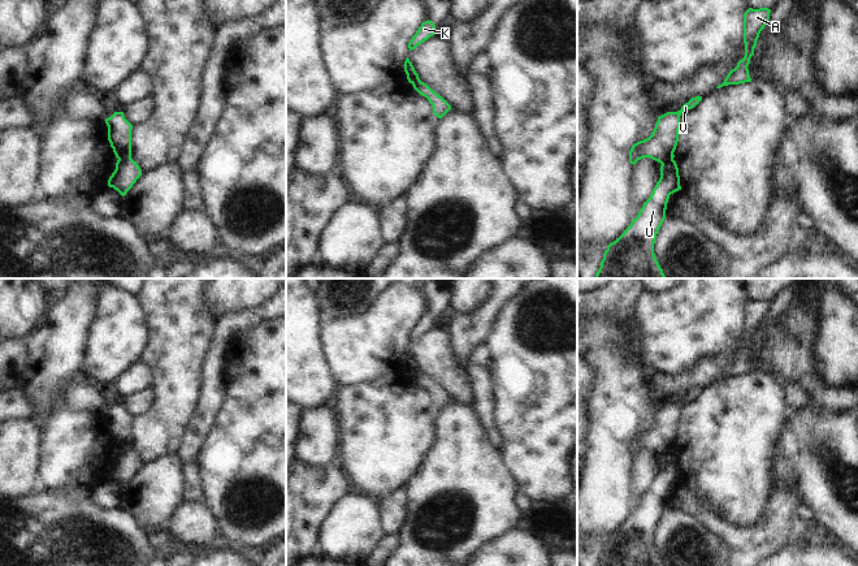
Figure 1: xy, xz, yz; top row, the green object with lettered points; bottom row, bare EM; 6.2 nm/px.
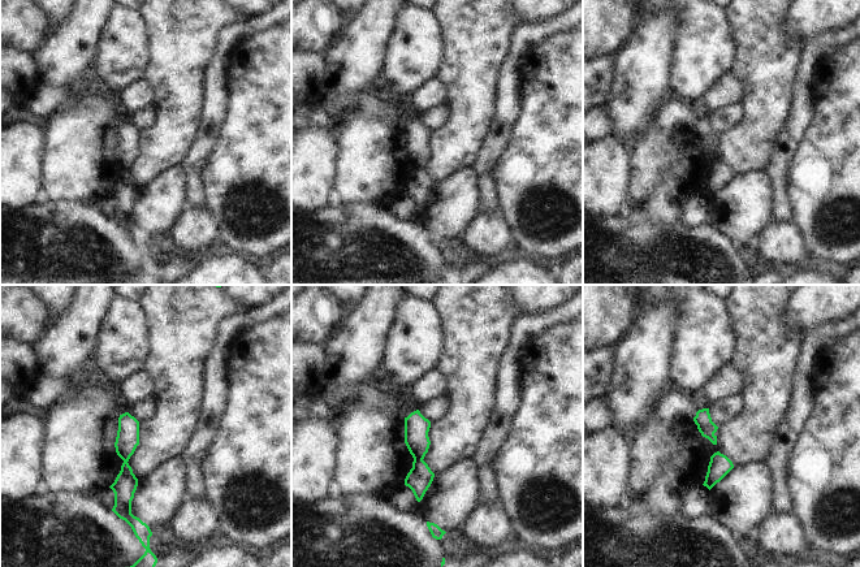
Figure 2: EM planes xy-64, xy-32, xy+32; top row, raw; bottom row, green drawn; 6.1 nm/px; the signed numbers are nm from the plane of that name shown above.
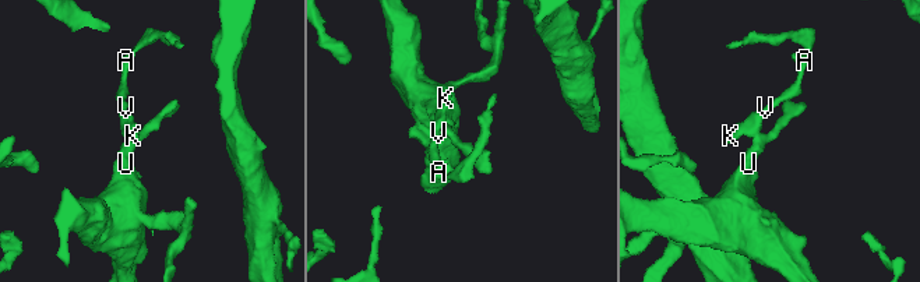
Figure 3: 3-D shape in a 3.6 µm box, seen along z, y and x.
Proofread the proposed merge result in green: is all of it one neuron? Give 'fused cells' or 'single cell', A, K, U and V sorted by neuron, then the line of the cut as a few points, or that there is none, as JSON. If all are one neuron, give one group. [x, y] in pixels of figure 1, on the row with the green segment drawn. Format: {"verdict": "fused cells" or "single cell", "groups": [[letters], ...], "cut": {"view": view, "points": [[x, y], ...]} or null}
{"verdict": "fused cells", "groups": [["A", "K", "V"], ["U"]], "cut": {"view": "xy", "points": [[130, 156], [118, 160]]}}

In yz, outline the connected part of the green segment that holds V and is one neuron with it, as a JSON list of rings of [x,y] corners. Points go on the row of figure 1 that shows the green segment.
[[[702,96],[692,98],[680,111],[659,116],[651,135],[632,146],[629,163],[634,165],[644,157],[650,157],[660,164],[671,161],[679,142],[680,116],[682,112],[694,108],[701,100]]]

